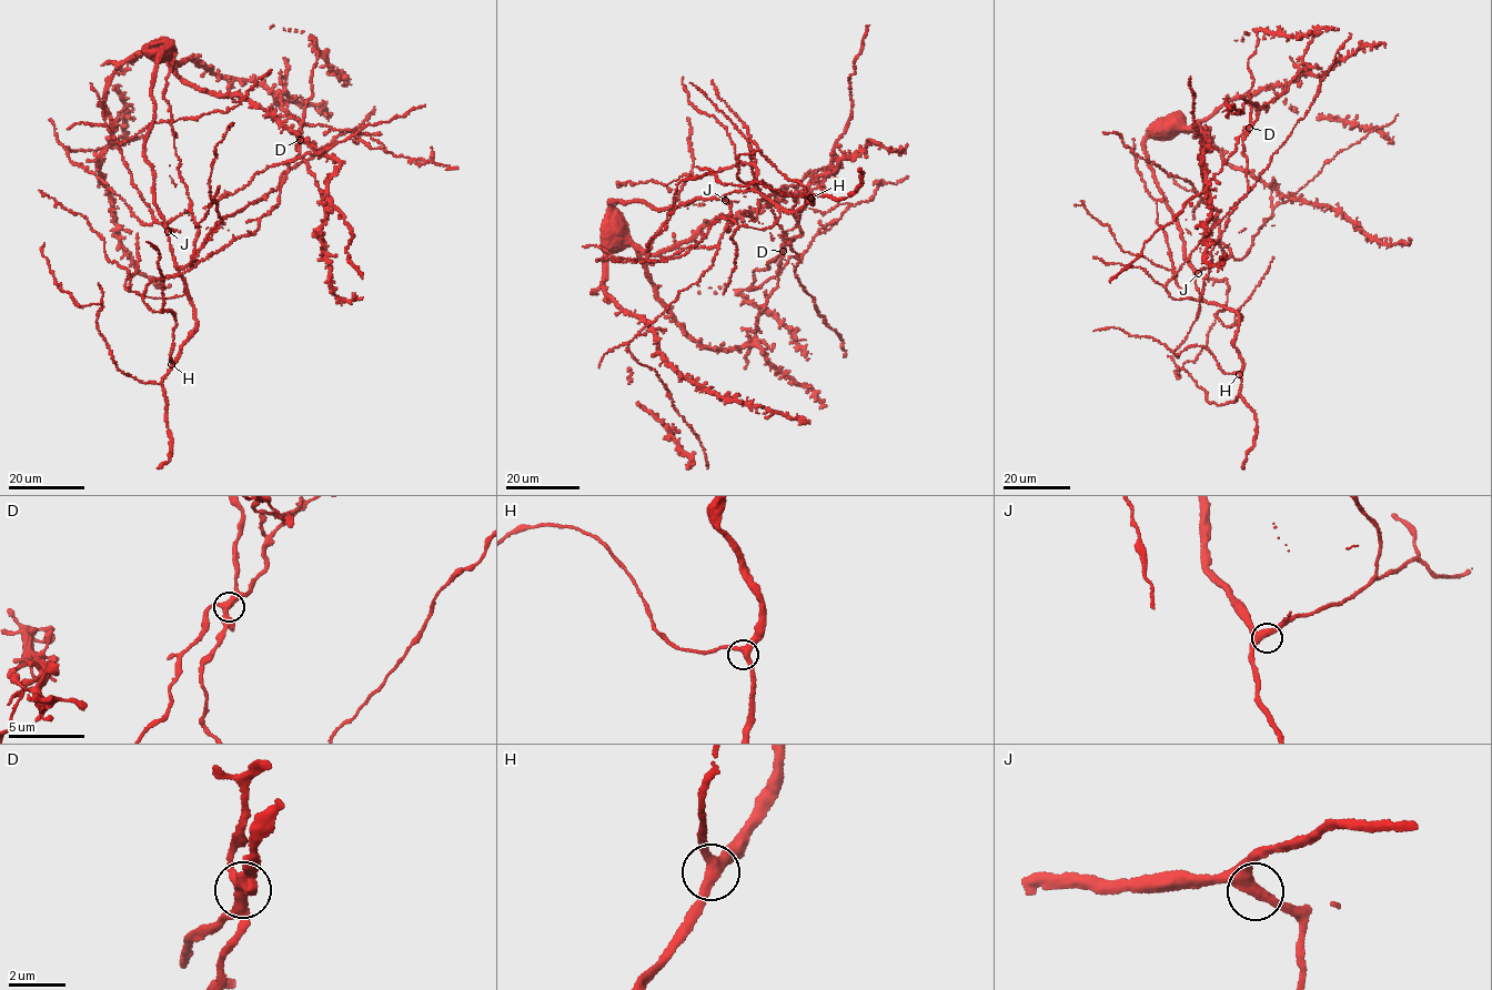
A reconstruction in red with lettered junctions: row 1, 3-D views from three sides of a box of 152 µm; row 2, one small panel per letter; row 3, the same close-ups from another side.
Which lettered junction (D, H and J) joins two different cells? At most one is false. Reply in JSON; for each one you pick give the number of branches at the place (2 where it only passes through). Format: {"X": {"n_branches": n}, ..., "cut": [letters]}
{"D": {"n_branches": 3}, "cut": ["D"]}

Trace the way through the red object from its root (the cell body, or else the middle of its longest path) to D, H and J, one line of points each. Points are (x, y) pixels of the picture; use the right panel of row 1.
D: (1156, 177), (1148, 138), (1190, 128), (1205, 133), (1200, 128), (1209, 147), (1202, 153), (1208, 183), (1249, 127)
H: (1156, 177), (1181, 232), (1183, 259), (1193, 270), (1200, 297), (1238, 315), (1233, 343), (1242, 362), (1239, 374)
J: (1156, 177), (1181, 232), (1183, 259), (1198, 273)

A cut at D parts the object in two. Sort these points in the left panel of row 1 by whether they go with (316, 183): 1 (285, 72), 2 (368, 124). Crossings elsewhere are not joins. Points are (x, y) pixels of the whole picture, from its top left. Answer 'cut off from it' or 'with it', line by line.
1: with it
2: cut off from it

